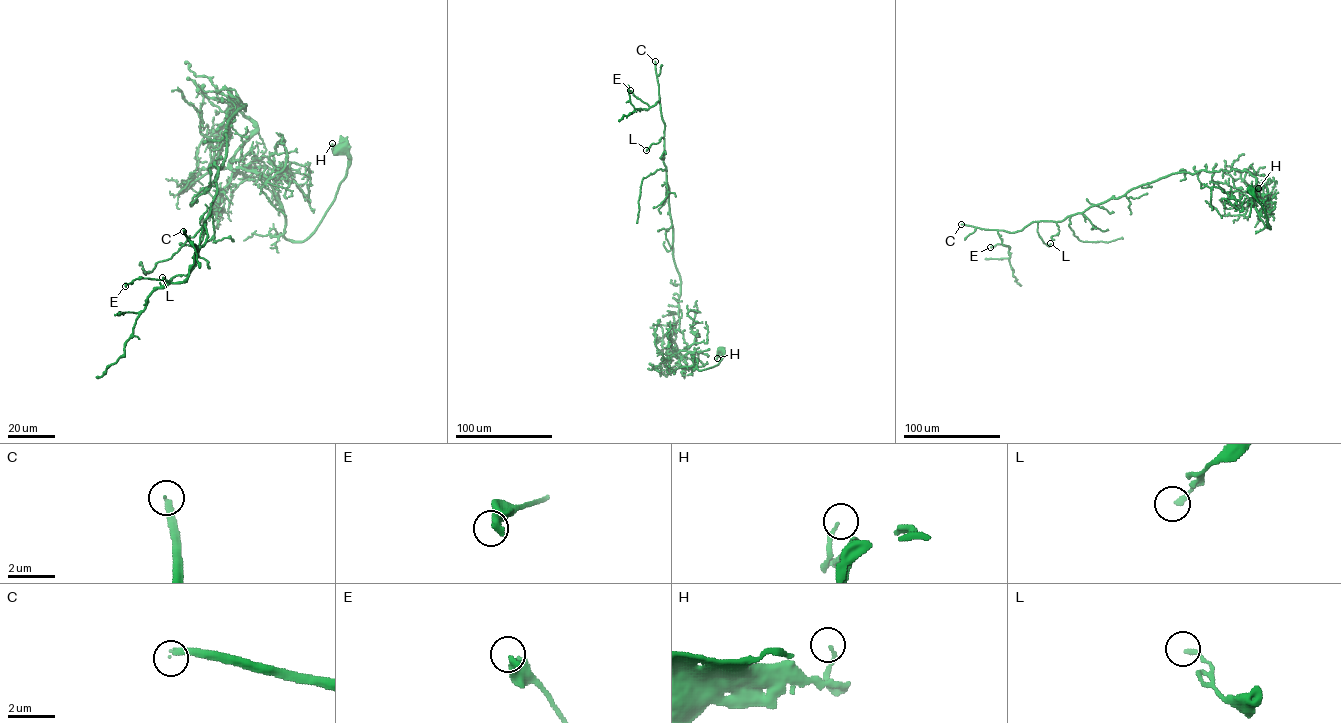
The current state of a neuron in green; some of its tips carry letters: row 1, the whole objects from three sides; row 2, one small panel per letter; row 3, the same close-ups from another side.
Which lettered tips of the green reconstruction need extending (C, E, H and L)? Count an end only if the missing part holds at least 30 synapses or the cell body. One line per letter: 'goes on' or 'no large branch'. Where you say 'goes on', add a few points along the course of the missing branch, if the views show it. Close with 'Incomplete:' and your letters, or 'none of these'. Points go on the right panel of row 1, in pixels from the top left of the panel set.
C: goes on
E: no large branch
H: no large branch
L: no large branch
Incomplete: C

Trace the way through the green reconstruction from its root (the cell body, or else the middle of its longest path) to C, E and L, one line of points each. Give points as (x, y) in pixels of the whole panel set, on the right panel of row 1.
C: (1249, 190), (1270, 229), (1251, 200), (1256, 178), (1233, 169), (1172, 173), (1014, 232), (961, 224)
E: (1249, 190), (1270, 229), (1251, 200), (1254, 176), (1200, 170), (1061, 221), (998, 230), (1007, 246), (990, 247)
L: (1249, 190), (1270, 229), (1251, 200), (1254, 176), (1200, 170), (1039, 221), (1050, 243)

